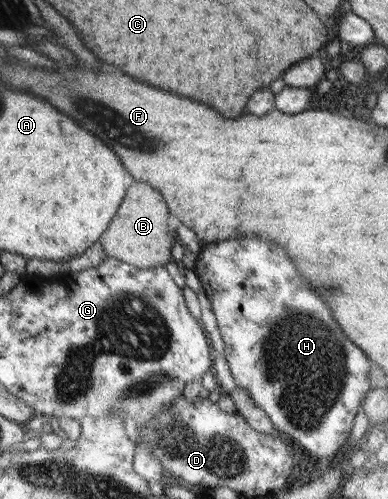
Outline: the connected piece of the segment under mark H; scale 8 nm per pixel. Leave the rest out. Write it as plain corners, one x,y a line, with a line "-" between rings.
240,238
240,240
223,240
222,242
202,243
201,251
196,257
195,268
196,274
200,277
203,284
203,290
208,295
208,299
212,305
218,329
222,339
224,339
225,358
228,360
228,366
237,388
244,388
248,392
248,396
252,398
252,402
262,408
270,417
275,430
282,432
284,436
292,439
297,447
306,449
312,456
331,459
335,454
344,448
347,439
351,434
354,419
361,408
362,401
366,398
367,392
371,388
370,368
371,361
366,354
354,342
346,340
344,332
338,328
338,324
332,318
330,308
326,308
324,300
314,296
314,290
308,288
308,284
298,276
292,260
286,256
286,252
282,252
282,248
274,246
272,242
266,242
262,238

